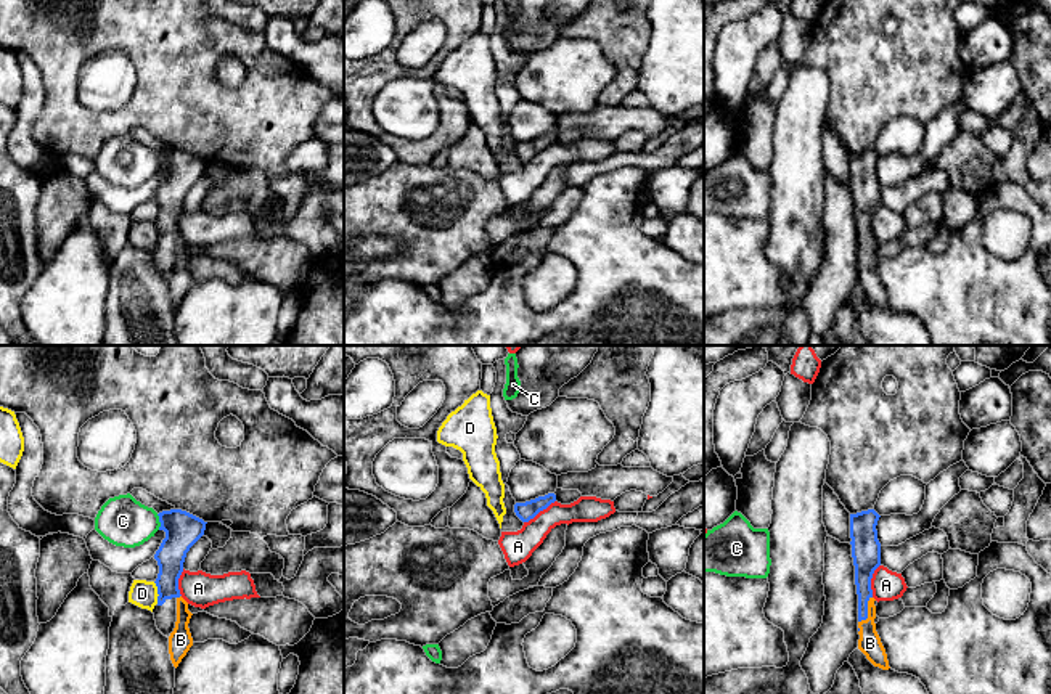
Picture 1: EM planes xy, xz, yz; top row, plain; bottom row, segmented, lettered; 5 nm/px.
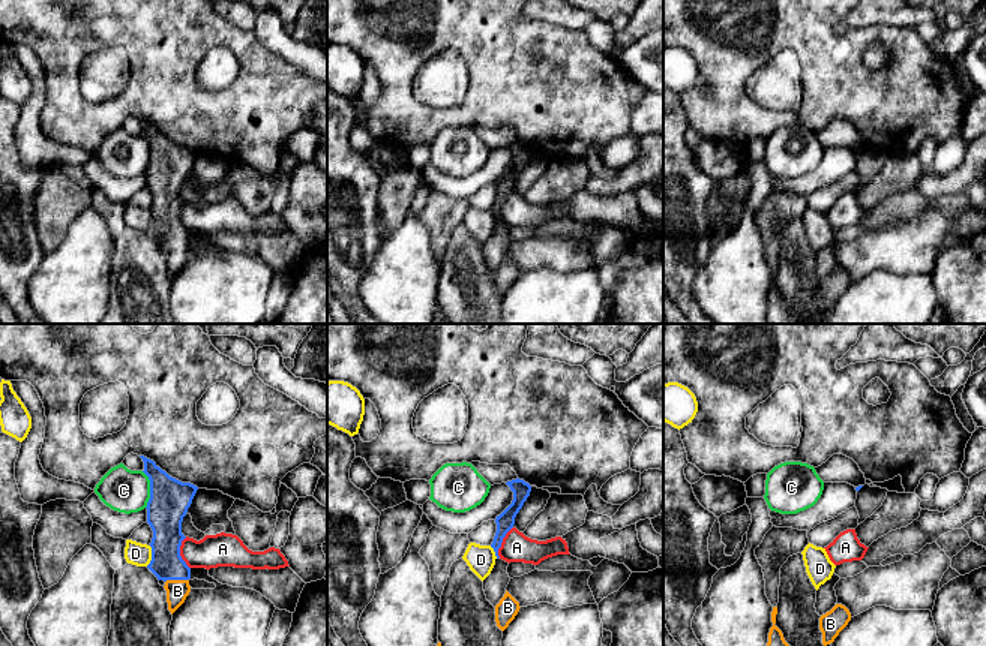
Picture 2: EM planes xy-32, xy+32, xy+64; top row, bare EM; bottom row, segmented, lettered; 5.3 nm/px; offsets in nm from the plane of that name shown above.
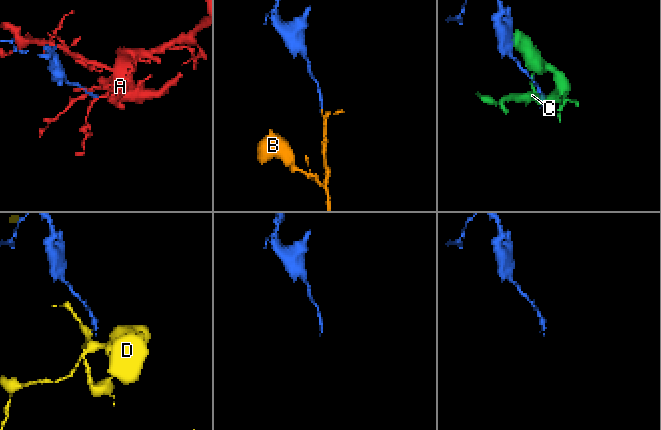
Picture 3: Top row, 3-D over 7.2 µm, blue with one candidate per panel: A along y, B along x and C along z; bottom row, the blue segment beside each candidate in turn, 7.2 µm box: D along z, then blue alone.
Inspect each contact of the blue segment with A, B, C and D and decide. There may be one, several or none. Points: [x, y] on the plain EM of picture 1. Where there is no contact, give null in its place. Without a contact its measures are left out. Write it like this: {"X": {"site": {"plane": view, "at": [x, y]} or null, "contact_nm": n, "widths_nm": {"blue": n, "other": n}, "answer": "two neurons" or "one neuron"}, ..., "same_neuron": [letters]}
{"A": {"site": {"plane": "yz", "at": [870, 220]}, "contact_nm": 170, "widths_nm": {"blue": 140, "other": 150}, "answer": "two neurons"}, "B": {"site": {"plane": "yz", "at": [866, 251]}, "contact_nm": 150, "widths_nm": {"blue": 120, "other": 110}, "answer": "one neuron"}, "C": {"site": {"plane": "xy", "at": [159, 161]}, "contact_nm": 80, "widths_nm": {"blue": 180, "other": 240}, "answer": "two neurons"}, "D": {"site": {"plane": "xy", "at": [158, 233]}, "contact_nm": 110, "widths_nm": {"blue": 140, "other": 130}, "answer": "two neurons"}, "same_neuron": ["B"]}

